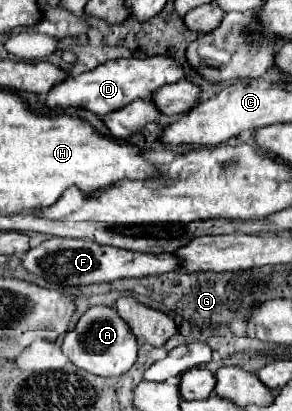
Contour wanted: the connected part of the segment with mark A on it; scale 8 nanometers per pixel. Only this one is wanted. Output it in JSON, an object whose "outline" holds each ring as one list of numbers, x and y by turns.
{"outline":[[92,306,88,308,76,328,64,336,62,352,68,356,68,360,96,376,122,376,126,374,132,364,136,362,136,336,130,332,128,324,118,316,118,312,110,306]]}

